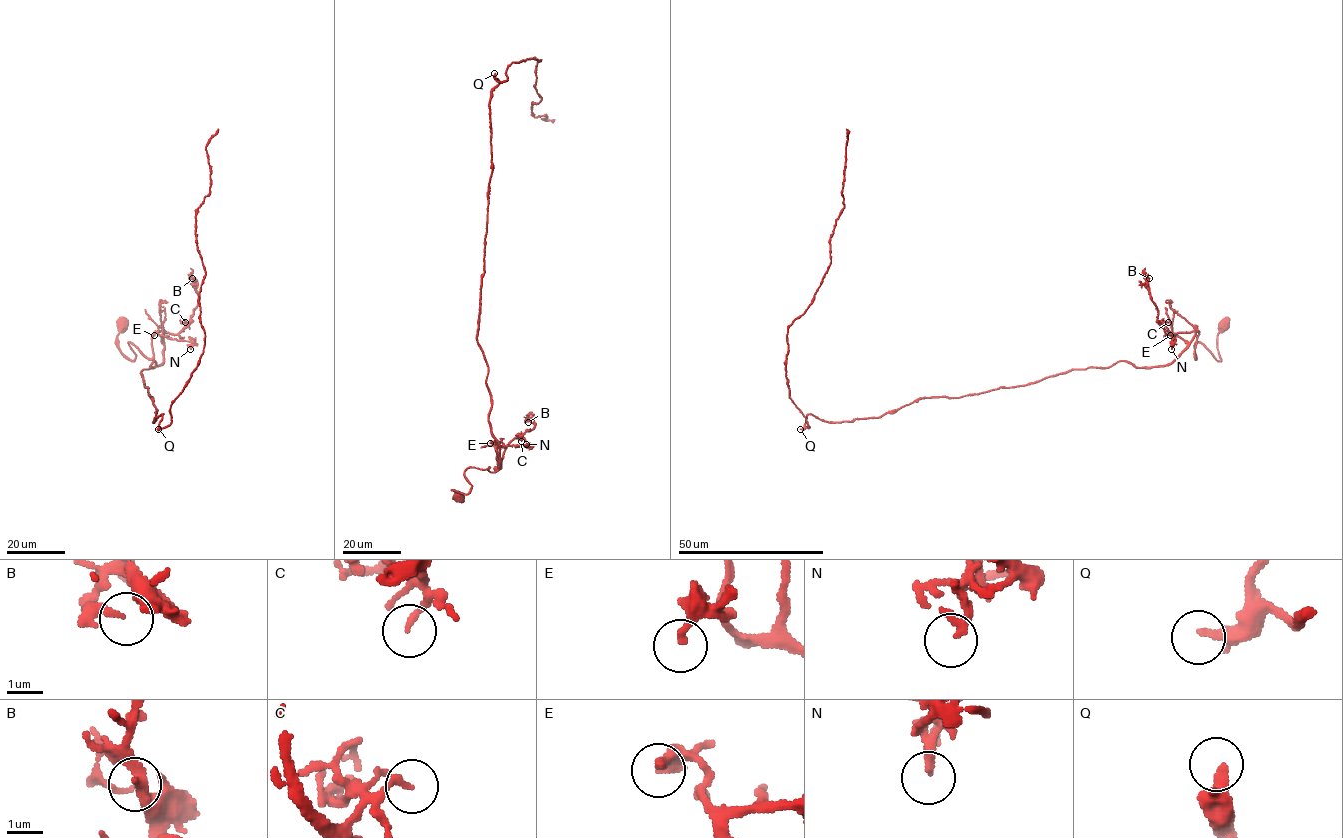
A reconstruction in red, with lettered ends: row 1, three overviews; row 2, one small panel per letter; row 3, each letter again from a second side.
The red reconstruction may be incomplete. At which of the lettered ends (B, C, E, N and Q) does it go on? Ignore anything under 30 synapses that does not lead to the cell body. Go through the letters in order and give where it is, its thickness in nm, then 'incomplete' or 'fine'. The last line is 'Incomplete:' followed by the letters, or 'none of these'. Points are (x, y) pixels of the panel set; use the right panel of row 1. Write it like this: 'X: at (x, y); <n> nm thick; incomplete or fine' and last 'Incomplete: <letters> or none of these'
B: at (1149, 278); 150 nm thick; fine
C: at (1168, 322); 180 nm thick; fine
E: at (1170, 335); 200 nm thick; fine
N: at (1171, 349); 280 nm thick; fine
Q: at (800, 429); 340 nm thick; incomplete
Incomplete: Q

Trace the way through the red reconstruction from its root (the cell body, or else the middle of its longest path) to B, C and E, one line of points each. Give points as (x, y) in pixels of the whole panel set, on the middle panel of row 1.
B: (460, 498), (454, 490), (467, 493), (471, 488), (464, 471), (498, 470), (505, 448), (534, 427), (528, 422)
C: (460, 498), (454, 490), (467, 493), (471, 488), (467, 468), (496, 471), (505, 448), (522, 435), (521, 441)
E: (460, 498), (454, 490), (467, 493), (471, 488), (464, 475), (467, 468), (499, 469), (496, 446), (490, 443)

